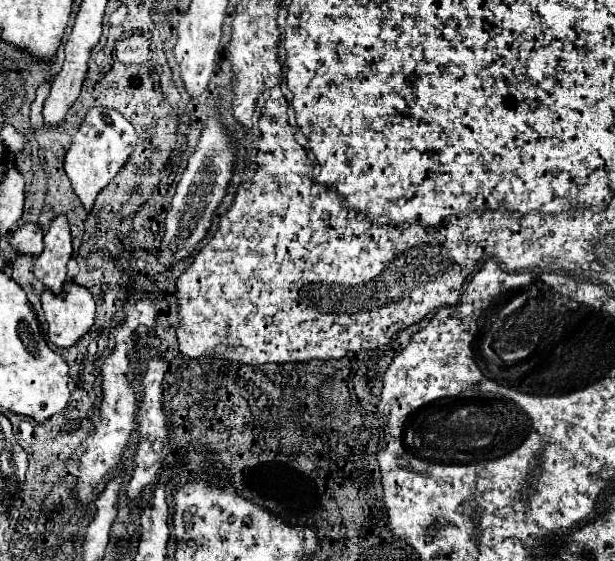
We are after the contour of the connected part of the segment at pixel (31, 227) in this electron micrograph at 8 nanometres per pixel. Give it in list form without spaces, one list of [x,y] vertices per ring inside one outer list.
[[[23,224],[11,236],[11,246],[21,254],[39,256],[43,250],[43,230],[37,224]]]

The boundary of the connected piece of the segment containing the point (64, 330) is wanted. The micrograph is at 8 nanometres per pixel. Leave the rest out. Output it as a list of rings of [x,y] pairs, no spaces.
[[[65,282],[63,298],[45,290],[41,304],[49,324],[49,340],[59,348],[77,344],[95,324],[95,300],[75,282]]]

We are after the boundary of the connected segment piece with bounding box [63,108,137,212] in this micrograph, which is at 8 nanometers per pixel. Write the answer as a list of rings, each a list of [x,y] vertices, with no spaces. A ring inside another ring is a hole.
[[[91,108],[89,110],[81,128],[73,136],[73,142],[65,154],[65,164],[63,164],[65,174],[73,186],[73,192],[79,196],[79,200],[87,212],[93,210],[93,202],[95,202],[97,194],[127,164],[135,146],[137,146],[137,132],[119,112],[109,110],[109,108]]]

